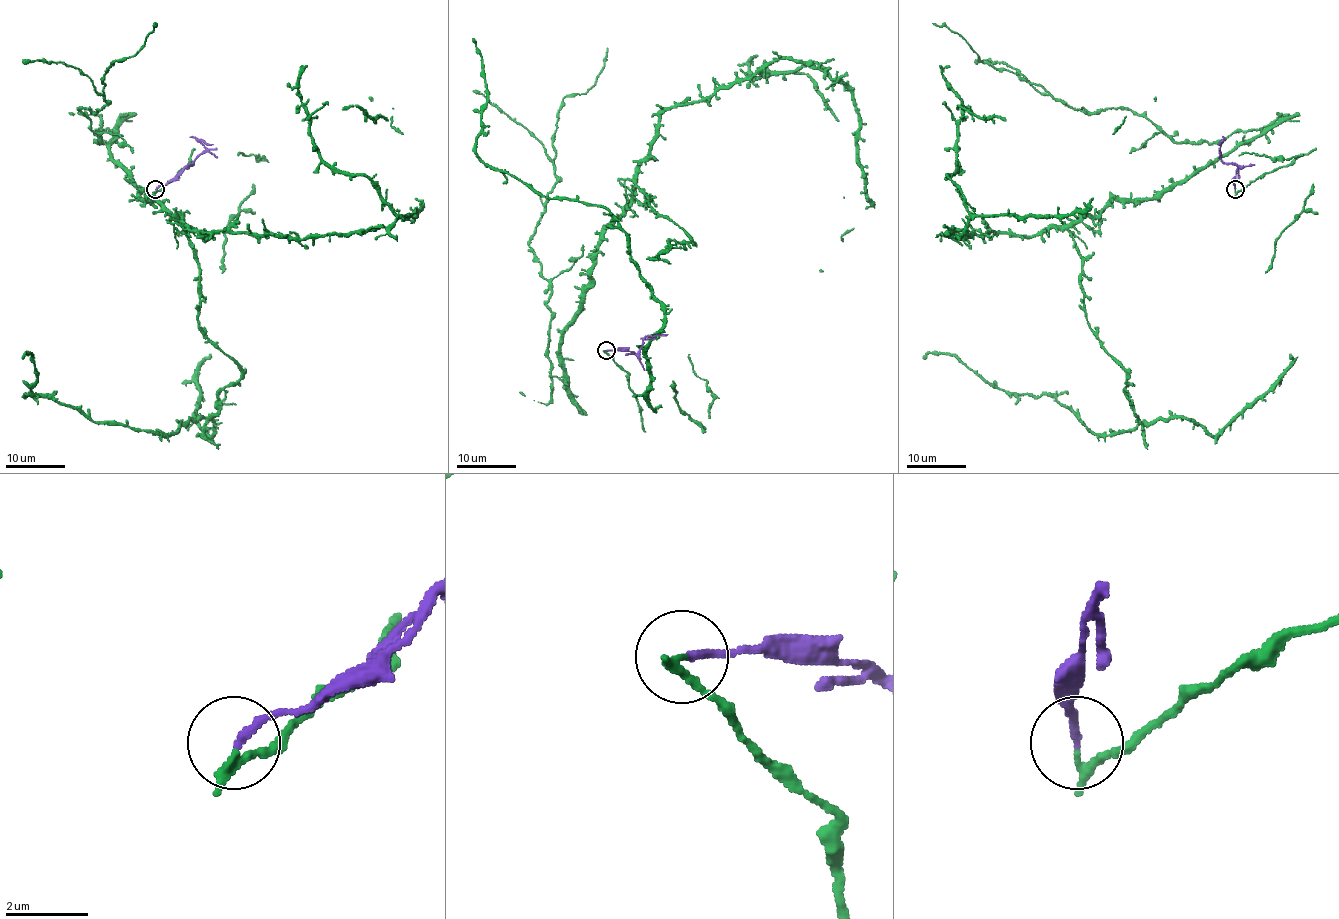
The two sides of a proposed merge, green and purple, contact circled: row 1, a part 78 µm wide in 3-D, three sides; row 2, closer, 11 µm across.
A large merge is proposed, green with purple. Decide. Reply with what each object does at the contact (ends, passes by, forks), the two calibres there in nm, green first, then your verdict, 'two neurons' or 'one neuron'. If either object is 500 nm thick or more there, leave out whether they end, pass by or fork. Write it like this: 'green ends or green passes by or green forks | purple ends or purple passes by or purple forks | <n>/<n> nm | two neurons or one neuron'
green ends | purple ends | 240/190 nm | two neurons

